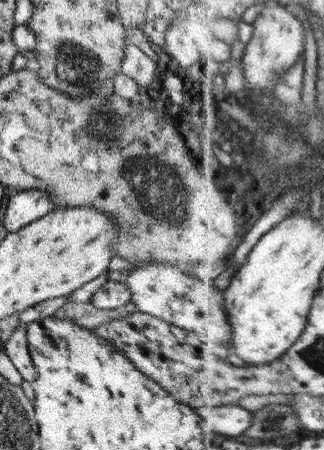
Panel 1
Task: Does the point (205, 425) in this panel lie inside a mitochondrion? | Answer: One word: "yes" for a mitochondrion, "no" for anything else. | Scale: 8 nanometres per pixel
no

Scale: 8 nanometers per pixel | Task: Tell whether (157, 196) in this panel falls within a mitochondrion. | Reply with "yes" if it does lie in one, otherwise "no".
yes

